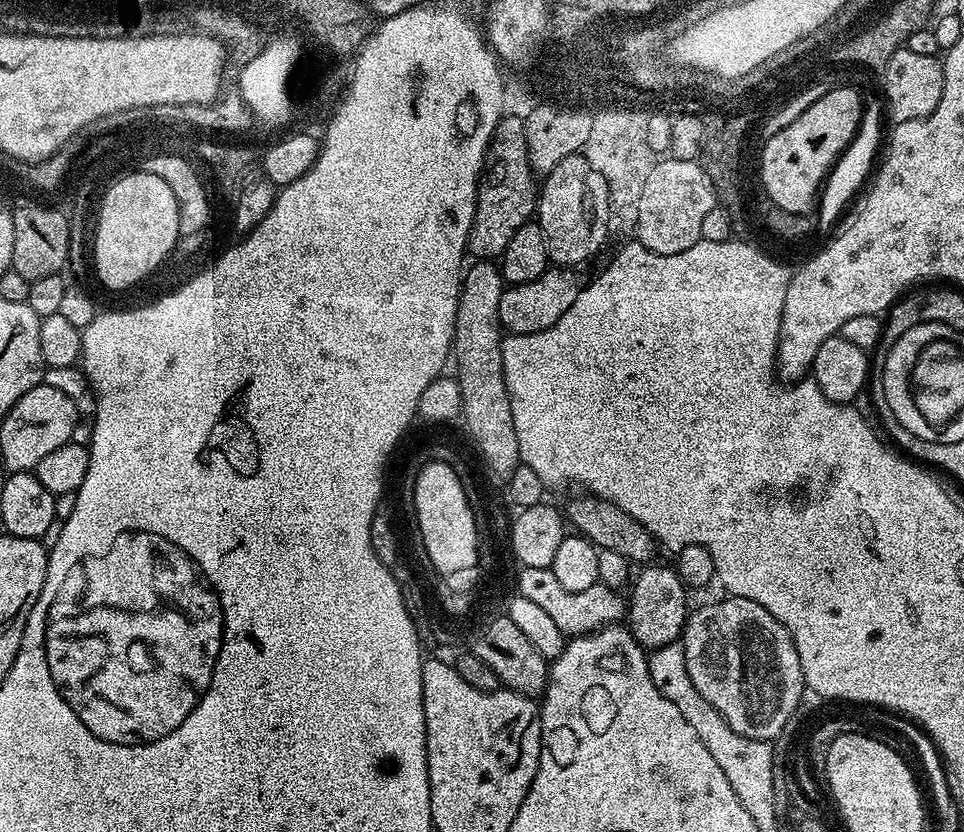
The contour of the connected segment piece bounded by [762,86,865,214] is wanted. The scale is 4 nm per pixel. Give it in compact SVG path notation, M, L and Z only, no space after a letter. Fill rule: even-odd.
M835 86L828 93L823 94L822 98L824 104L819 104L816 99L813 99L812 104L808 106L808 110L804 110L798 118L795 118L788 126L779 131L776 141L769 145L767 158L762 162L762 175L768 179L768 189L776 196L776 200L782 201L782 210L807 214L813 211L825 177L836 162L832 152L842 155L844 151L840 148L840 144L847 144L840 140L840 136L842 138L850 138L848 136L848 128L852 128L856 132L859 130L865 101L863 99L860 100L859 94L854 89Z

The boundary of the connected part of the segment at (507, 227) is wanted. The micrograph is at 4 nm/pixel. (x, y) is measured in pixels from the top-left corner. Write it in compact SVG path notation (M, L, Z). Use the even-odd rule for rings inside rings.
M505 114L500 117L488 144L484 171L476 189L476 213L468 235L468 252L476 260L495 261L500 258L514 234L536 215L538 176L532 171L524 116Z

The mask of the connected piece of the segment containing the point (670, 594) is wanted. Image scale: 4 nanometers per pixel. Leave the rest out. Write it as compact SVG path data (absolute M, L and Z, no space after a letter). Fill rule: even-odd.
M653 562L641 567L631 581L632 597L626 600L626 627L632 637L646 650L664 647L681 639L684 623L688 621L690 603L689 589L680 580L675 567L668 568L661 562Z

